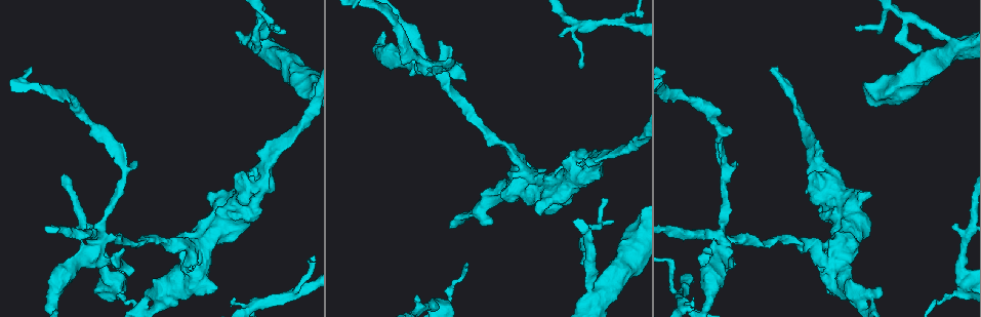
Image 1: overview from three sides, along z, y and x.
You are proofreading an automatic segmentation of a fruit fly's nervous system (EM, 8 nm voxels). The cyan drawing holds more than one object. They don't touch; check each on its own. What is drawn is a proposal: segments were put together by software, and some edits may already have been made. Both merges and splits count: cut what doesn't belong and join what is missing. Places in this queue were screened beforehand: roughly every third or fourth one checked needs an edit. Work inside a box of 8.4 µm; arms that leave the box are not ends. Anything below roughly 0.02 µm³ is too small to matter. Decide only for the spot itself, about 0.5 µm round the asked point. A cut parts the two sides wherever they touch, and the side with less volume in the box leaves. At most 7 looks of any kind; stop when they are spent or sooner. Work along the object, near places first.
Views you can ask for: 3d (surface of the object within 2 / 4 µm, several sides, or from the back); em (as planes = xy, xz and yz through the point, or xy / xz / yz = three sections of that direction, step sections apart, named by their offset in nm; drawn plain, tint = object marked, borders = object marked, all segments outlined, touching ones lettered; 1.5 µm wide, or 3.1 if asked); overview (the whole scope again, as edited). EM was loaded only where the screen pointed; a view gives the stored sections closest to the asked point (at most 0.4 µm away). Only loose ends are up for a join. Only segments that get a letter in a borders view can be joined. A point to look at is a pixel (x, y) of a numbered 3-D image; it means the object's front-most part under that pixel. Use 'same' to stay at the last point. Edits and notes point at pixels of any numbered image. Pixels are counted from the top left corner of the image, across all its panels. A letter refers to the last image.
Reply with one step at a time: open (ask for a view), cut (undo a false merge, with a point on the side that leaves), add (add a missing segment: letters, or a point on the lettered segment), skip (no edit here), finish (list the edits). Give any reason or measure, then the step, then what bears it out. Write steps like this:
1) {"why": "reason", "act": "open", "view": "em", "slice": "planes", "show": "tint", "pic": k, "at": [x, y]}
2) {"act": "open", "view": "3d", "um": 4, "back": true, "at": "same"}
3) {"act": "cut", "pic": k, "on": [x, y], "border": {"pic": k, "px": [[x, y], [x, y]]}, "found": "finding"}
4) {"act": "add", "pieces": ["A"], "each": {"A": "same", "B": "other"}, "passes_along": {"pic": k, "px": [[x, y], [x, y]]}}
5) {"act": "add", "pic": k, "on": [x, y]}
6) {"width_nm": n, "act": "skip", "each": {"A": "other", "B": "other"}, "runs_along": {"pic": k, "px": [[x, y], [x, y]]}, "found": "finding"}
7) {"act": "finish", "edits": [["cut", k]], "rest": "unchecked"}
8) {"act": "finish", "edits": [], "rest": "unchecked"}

{"why": "thin end", "act": "open", "view": "em", "slice": "xz", "step": 4, "show": "borders", "pic": 1, "at": [737, 163]}

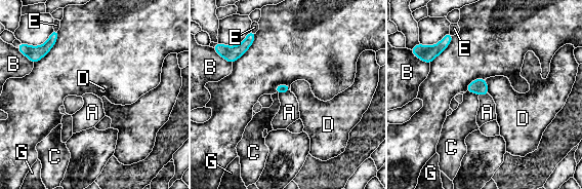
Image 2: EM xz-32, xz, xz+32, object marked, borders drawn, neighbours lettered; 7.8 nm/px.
{"act": "skip", "each": {"A": "other", "B": "other", "C": "other", "D": "other", "E": "other", "G": "other"}, "border": {"pic": 2, "px": [[290, 90], [279, 93]]}, "found": "no lettered segment goes on from it"}

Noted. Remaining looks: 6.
{"why": "thin neck", "act": "open", "view": "em", "slice": "planes", "show": "borders", "pic": 1, "at": [721, 235]}

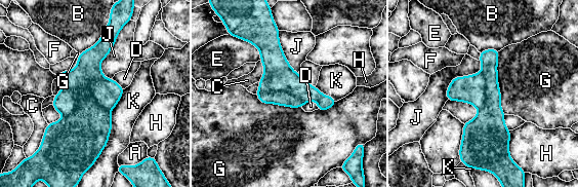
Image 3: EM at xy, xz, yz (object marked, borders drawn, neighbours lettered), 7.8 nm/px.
{"act": "cut", "pic": 3, "on": [88, 127], "each": {"A": "other", "B": "other", "C": "other", "D": "other", "E": "other", "F": "other", "G": "other", "H": "other", "J": "other", "K": "other"}, "border": {"pic": 3, "px": [[90, 80], [91, 97], [110, 111]]}, "found": "two neurons meet here"}

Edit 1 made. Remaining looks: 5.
{"why": "an open end", "act": "open", "view": "3d", "um": 2, "back": true, "pic": 1, "at": [957, 223]}

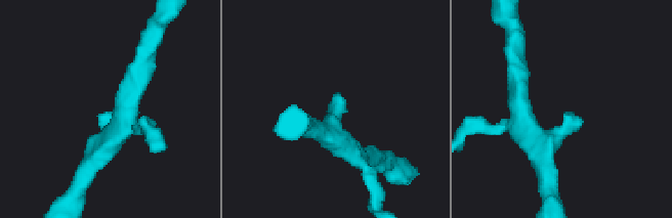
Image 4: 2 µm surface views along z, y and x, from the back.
{"arm_widths_nm": [180, 180], "why": "now the EM", "act": "open", "view": "em", "slice": "yz", "step": 8, "show": "borders", "pic": 4, "at": [331, 108]}

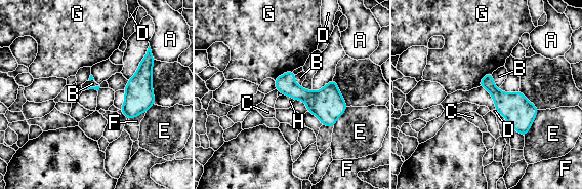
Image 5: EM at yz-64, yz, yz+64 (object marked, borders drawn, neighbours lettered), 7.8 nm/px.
{"act": "skip", "each": {"A": "other", "B": "other", "C": "other", "D": "other", "E": "other", "F": "other", "G": "other", "H": "other"}, "border": {"pic": 5, "px": [[492, 73], [492, 79], [497, 88]]}, "found": "no lettered segment goes on from it"}

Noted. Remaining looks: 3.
{"act": "finish", "edits": [["cut", 3]], "rest": "unchecked"}

